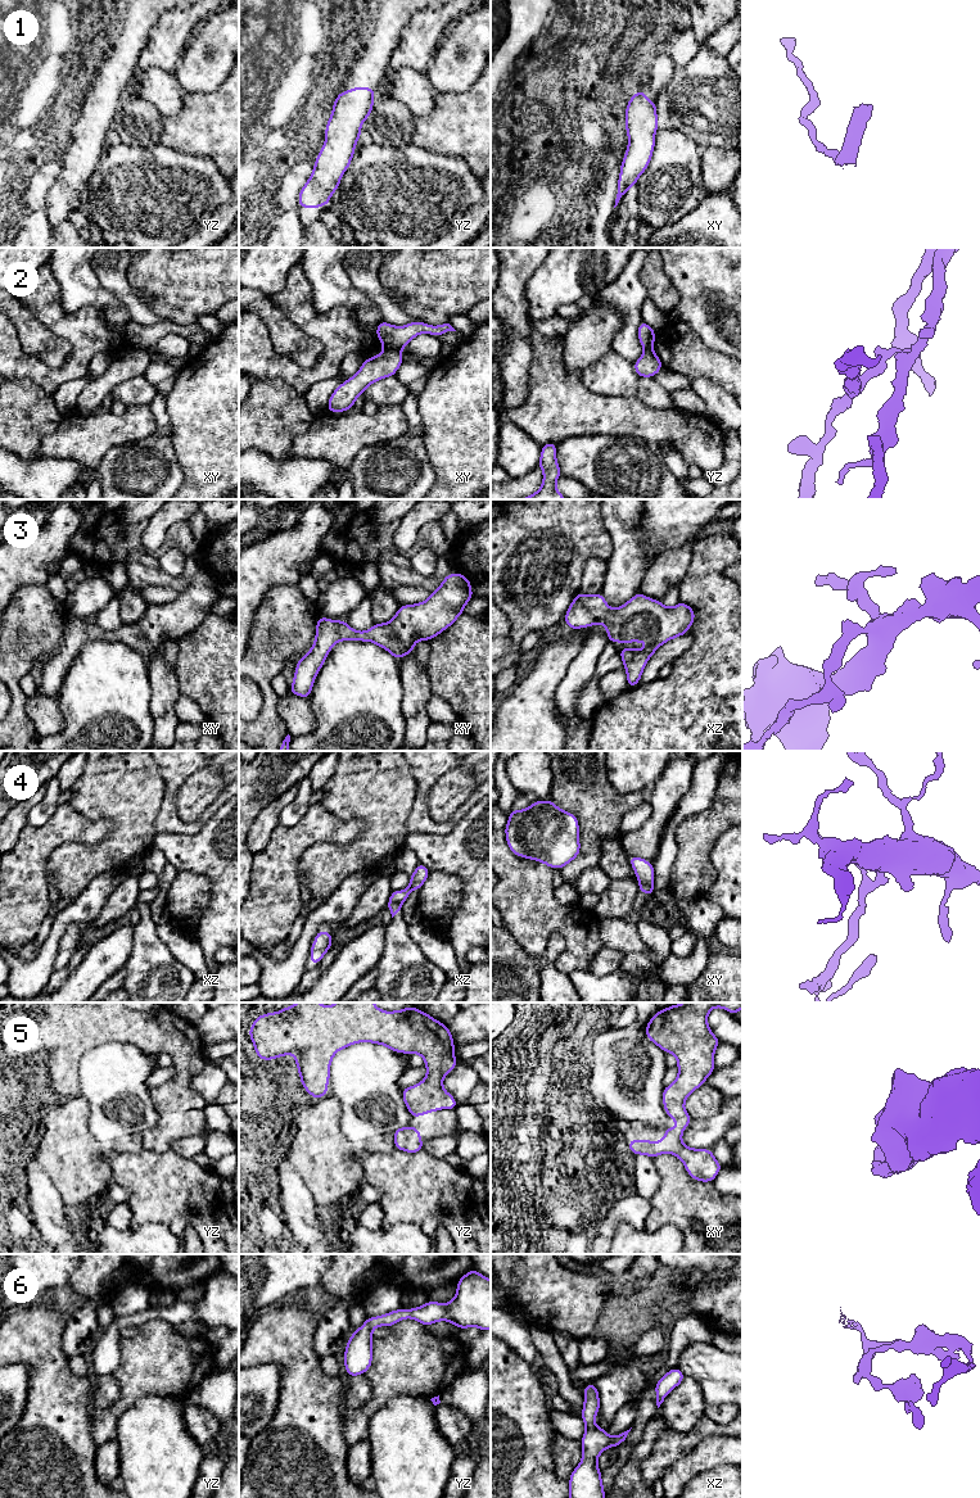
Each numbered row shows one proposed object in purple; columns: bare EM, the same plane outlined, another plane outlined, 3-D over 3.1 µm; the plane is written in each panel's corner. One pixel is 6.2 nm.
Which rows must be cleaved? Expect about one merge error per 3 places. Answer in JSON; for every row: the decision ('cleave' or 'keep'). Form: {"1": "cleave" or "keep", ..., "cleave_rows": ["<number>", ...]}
{"1": "keep", "2": "cleave", "3": "keep", "4": "cleave", "5": "keep", "6": "keep", "cleave_rows": ["2", "4"]}

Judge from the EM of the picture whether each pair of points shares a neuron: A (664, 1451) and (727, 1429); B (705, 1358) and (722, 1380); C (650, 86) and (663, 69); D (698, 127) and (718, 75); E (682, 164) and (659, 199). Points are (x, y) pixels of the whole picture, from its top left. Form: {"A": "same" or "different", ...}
{"A": "same", "B": "same", "C": "same", "D": "same", "E": "same"}

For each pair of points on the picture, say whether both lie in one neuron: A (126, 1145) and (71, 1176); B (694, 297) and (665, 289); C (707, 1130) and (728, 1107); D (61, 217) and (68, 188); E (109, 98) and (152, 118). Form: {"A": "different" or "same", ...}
{"A": "same", "B": "different", "C": "same", "D": "same", "E": "different"}

